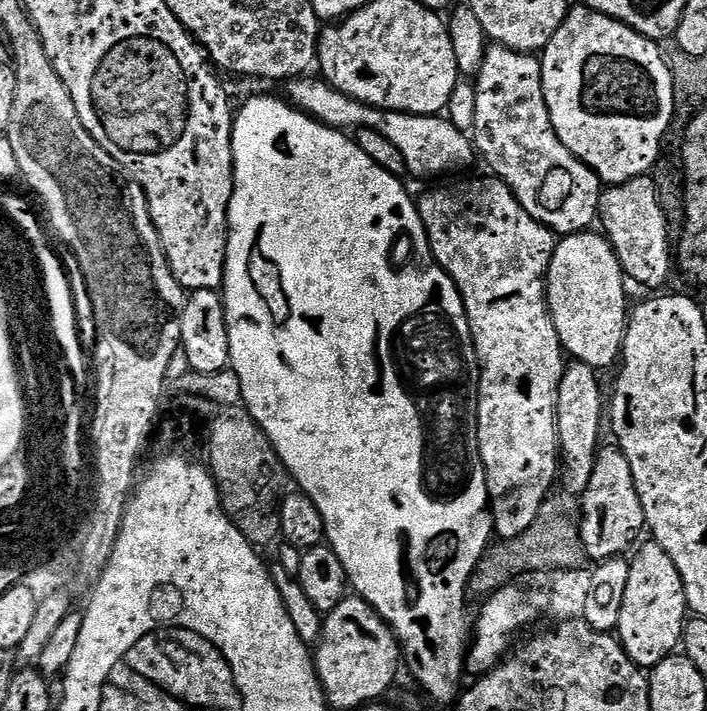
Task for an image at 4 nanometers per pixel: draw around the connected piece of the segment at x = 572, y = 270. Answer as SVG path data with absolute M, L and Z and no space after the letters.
M599 231L575 232L557 243L546 277L548 312L558 330L560 347L573 361L603 370L621 359L630 311L624 284L626 277L612 245Z

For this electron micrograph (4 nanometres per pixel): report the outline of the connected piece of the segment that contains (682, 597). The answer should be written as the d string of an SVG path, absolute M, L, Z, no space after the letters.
M641 543L640 553L630 560L630 582L626 582L618 639L634 663L641 669L651 670L681 647L690 609L678 566L674 566L670 554L666 554L662 546L647 543Z

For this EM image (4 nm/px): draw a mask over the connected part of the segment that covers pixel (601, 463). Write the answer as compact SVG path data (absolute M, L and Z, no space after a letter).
M604 446L597 451L594 474L590 474L590 486L586 486L584 495L579 501L580 537L589 561L592 562L623 557L624 551L641 539L640 531L643 533L646 528L642 502L634 486L634 474L630 474L630 462L626 462L626 454L619 446L611 447Z

